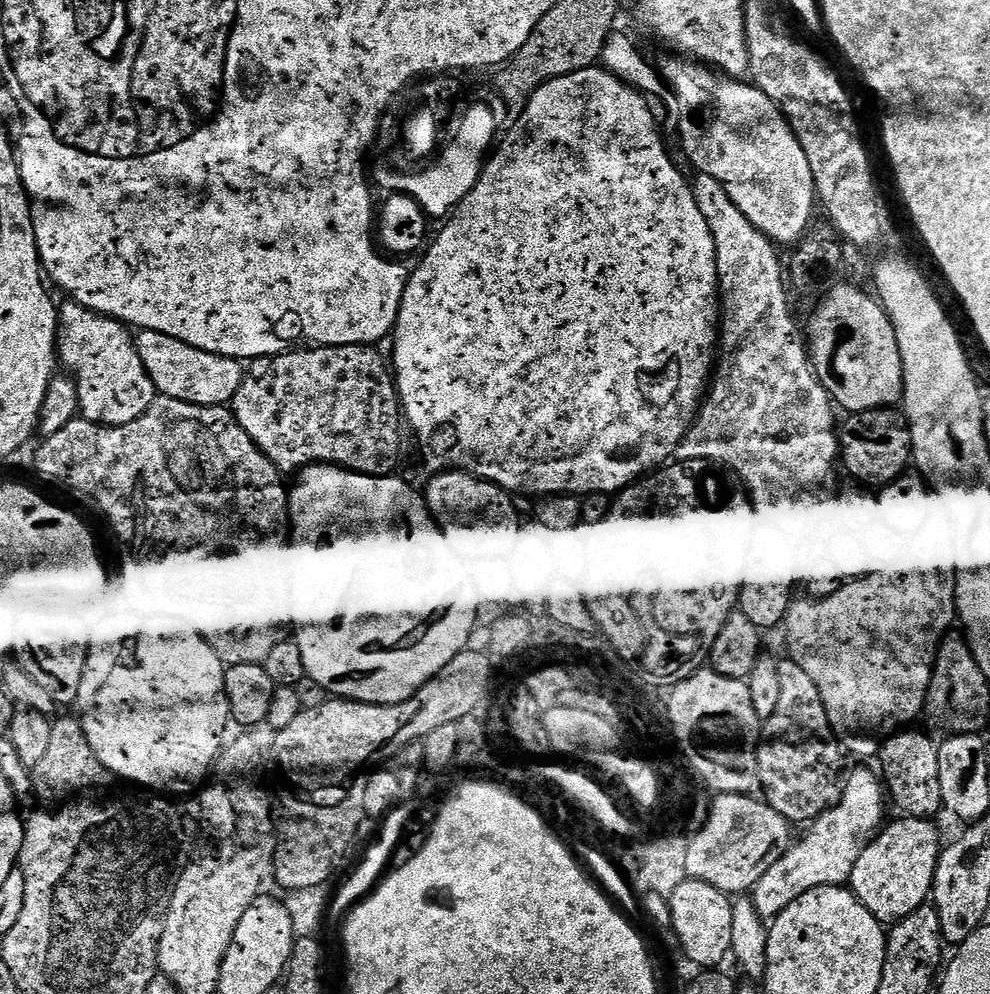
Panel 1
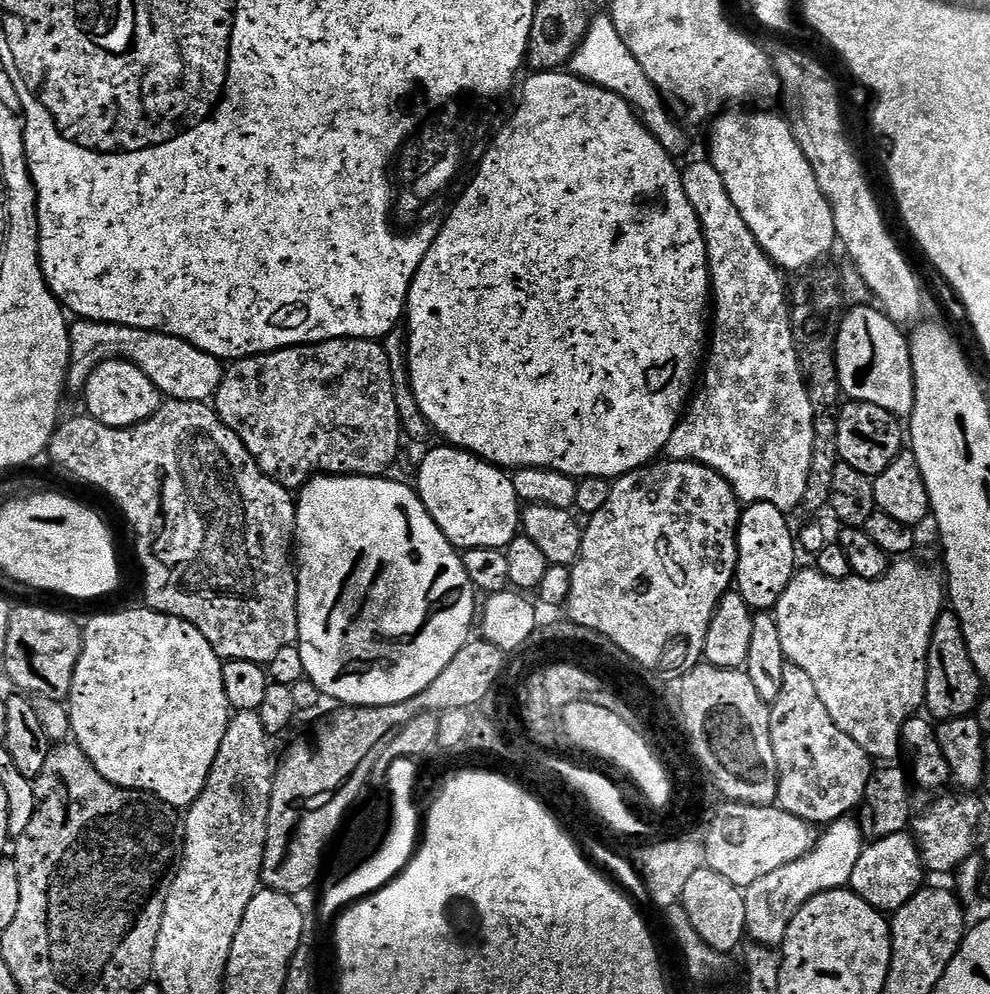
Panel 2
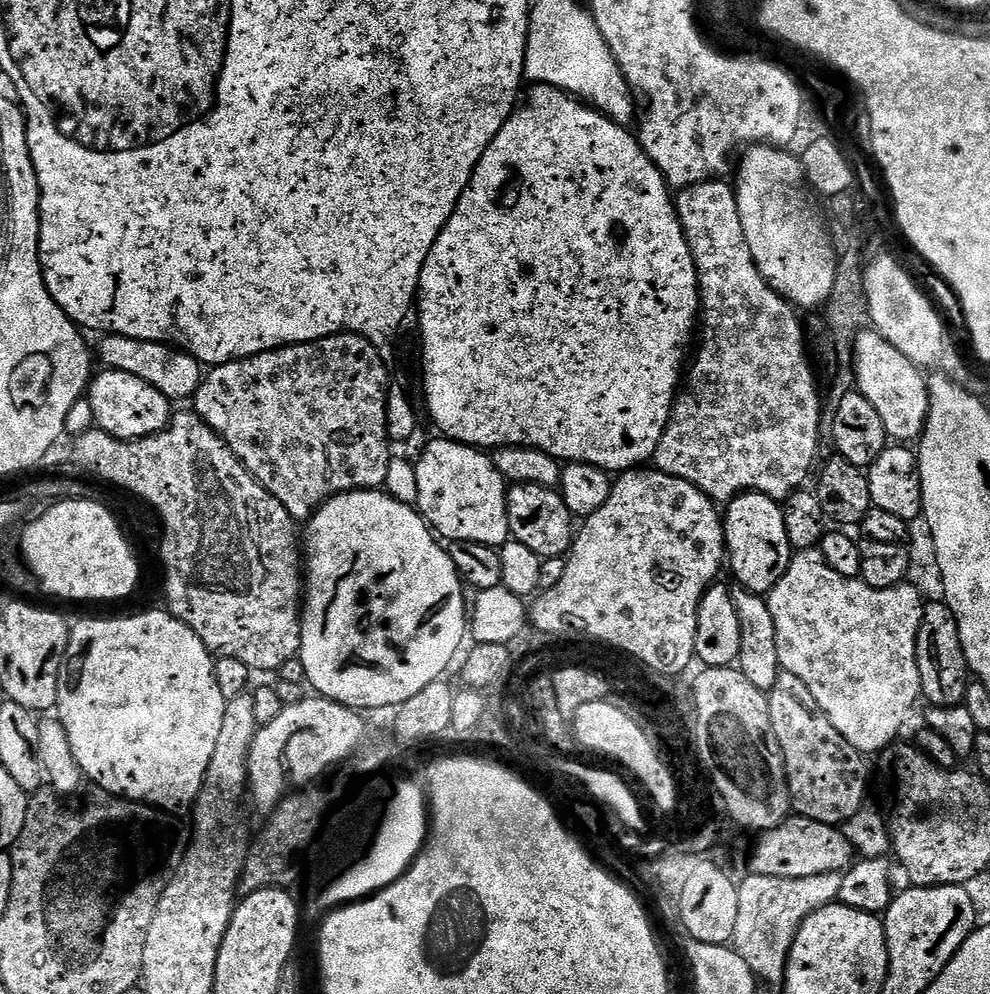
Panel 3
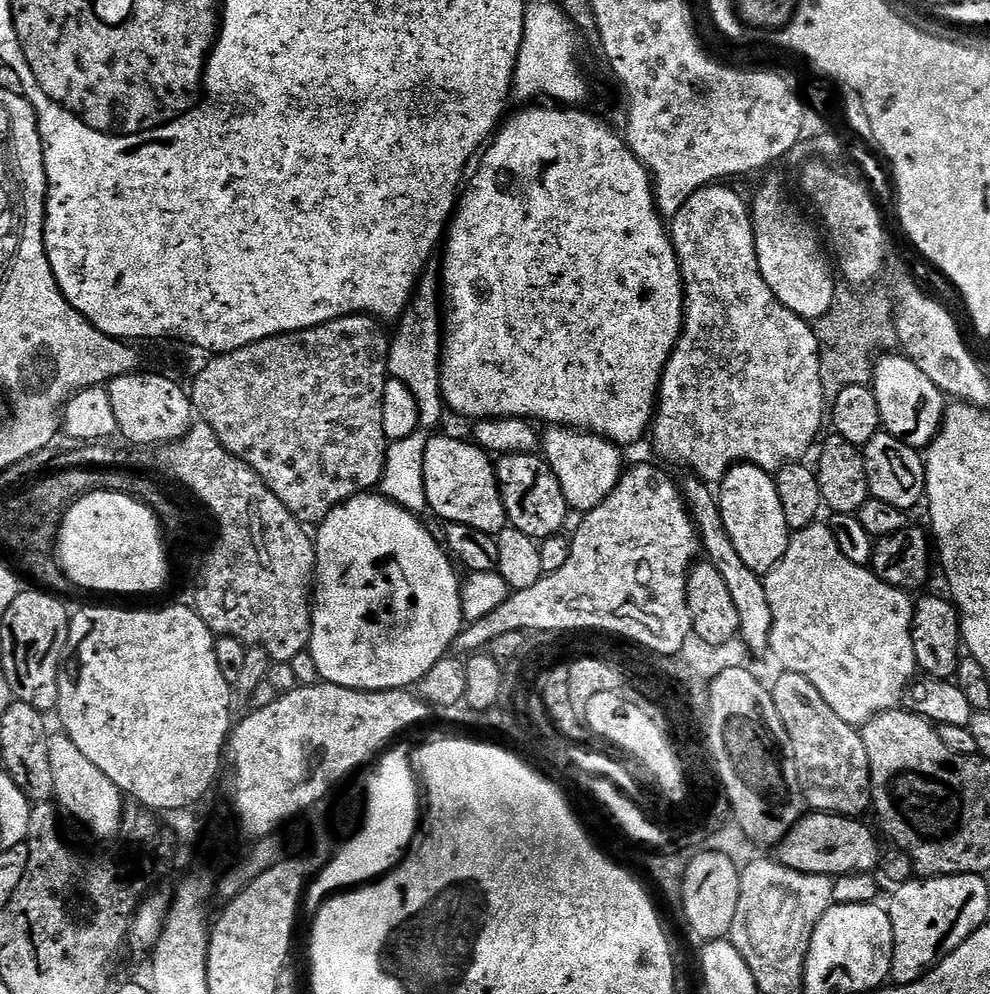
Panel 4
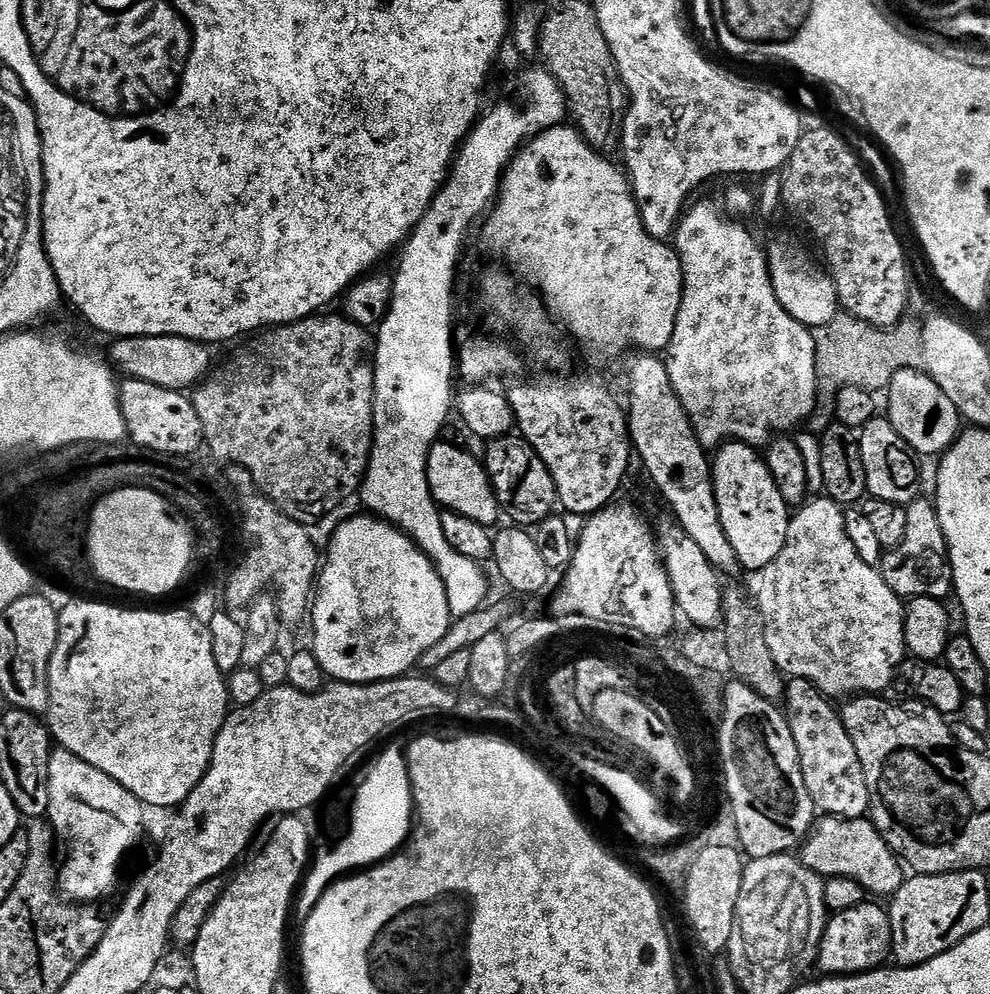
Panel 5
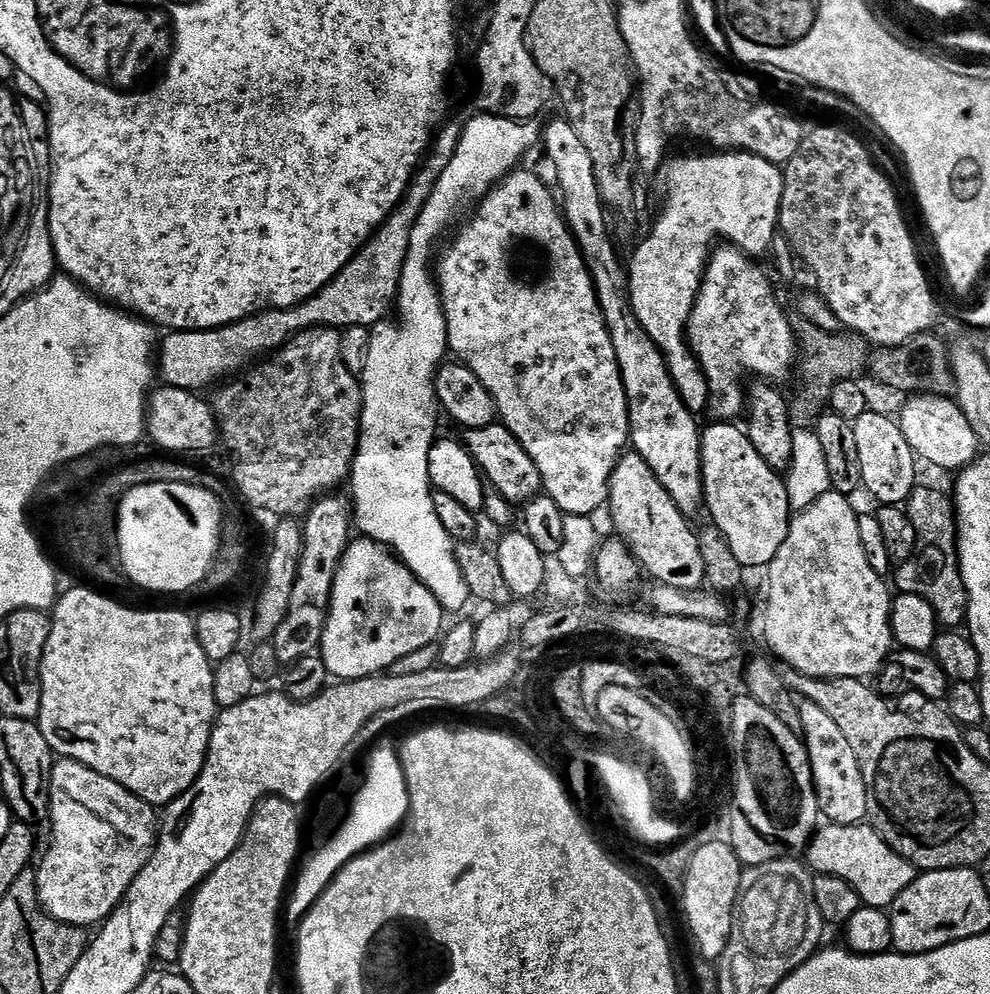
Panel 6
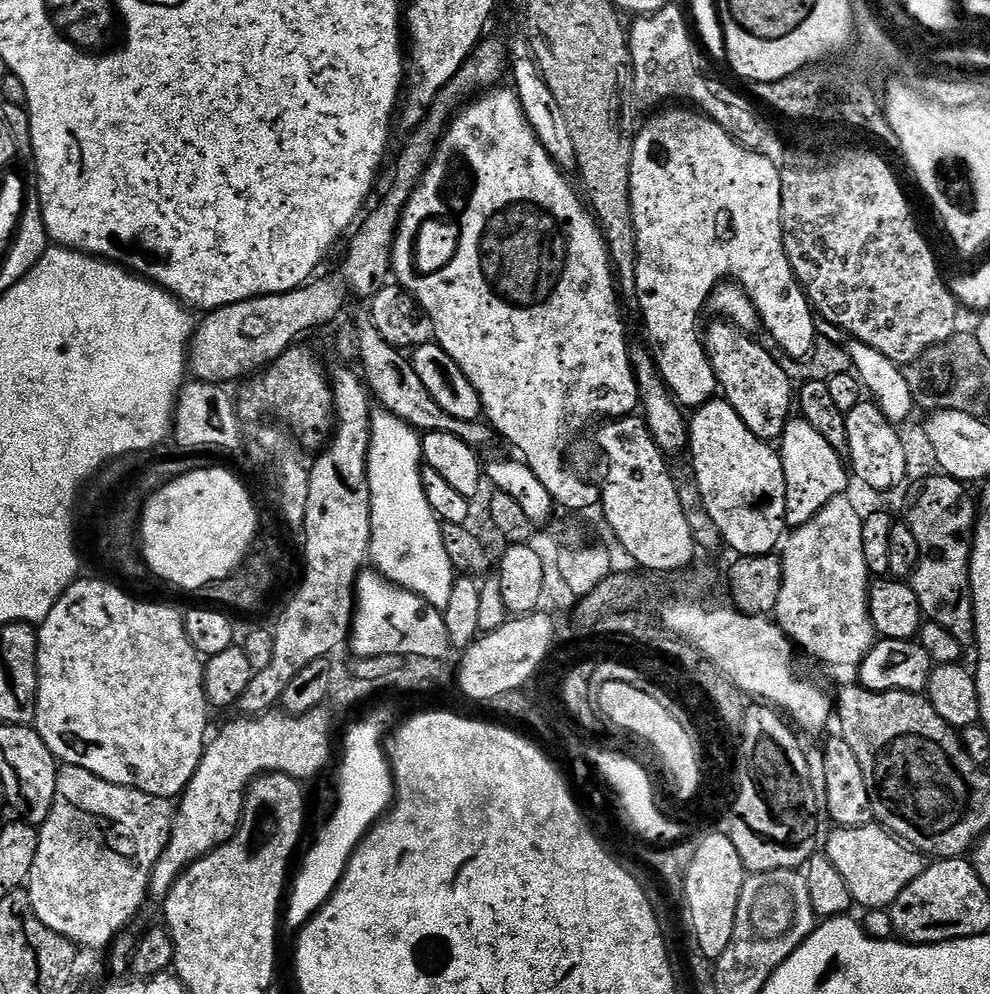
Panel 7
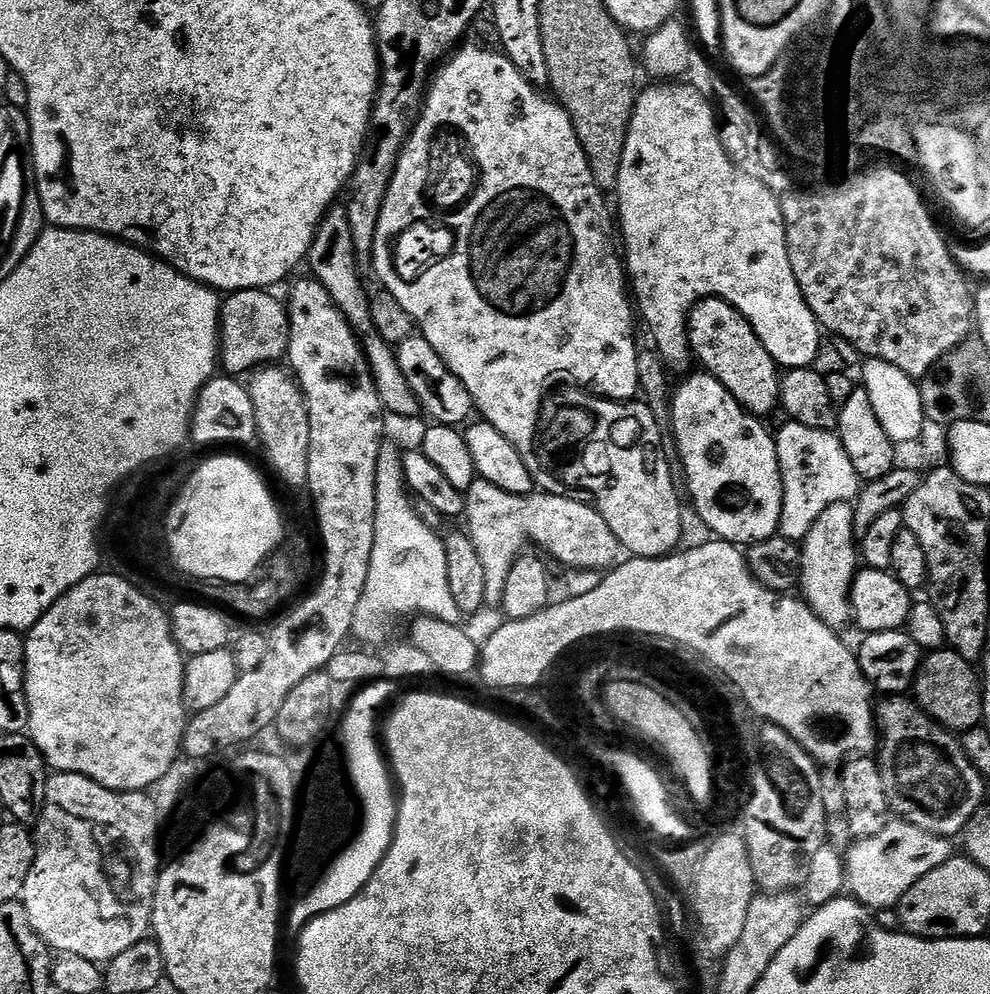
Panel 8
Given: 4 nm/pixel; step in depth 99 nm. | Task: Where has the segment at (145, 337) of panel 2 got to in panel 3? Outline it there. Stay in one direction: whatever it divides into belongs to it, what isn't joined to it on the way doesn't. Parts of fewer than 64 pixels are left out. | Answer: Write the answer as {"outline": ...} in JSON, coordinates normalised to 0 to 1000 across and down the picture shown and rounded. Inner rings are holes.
{"outline":[[[109,336],[105,343],[101,346],[101,354],[99,350],[99,362],[105,365],[104,369],[109,372],[116,372],[118,374],[130,374],[152,384],[162,394],[167,394],[172,400],[179,400],[178,398],[193,399],[198,393],[198,389],[202,386],[204,381],[204,367],[193,354],[183,352],[181,349],[175,348],[170,344],[163,344],[161,342],[140,342],[134,338],[122,338],[120,336]]]}

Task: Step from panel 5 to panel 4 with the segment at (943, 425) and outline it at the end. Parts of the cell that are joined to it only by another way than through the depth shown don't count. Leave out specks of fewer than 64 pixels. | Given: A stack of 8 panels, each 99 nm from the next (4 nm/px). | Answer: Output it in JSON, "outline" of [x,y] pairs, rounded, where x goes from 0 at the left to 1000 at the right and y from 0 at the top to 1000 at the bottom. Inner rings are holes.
{"outline":[[[893,356],[884,363],[883,377],[880,391],[887,400],[889,426],[892,434],[898,435],[903,441],[915,445],[915,449],[926,453],[936,452],[942,441],[949,435],[949,426],[954,423],[956,409],[955,395],[927,368],[922,362],[912,356]]]}

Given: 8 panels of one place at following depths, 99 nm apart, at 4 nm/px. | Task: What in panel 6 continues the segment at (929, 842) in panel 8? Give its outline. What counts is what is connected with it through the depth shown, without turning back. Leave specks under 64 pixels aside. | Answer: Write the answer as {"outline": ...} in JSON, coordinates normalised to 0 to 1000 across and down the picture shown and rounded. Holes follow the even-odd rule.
{"outline":[[[877,827],[871,829],[833,828],[816,848],[815,861],[815,872],[821,878],[851,883],[851,887],[859,887],[859,891],[867,895],[870,910],[879,913],[900,914],[907,899],[911,899],[915,891],[922,889],[927,880],[927,874],[915,863],[911,863],[911,859],[903,856]]]}

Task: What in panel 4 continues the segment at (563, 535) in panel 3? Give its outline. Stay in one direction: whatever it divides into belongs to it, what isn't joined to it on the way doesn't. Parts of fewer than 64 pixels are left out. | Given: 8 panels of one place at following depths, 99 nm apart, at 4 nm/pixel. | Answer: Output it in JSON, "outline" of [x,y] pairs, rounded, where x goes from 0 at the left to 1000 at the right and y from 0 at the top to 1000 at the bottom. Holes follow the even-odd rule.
{"outline":[[[535,455],[515,457],[504,460],[500,468],[501,483],[505,487],[505,500],[513,518],[513,527],[527,533],[527,537],[542,545],[567,538],[575,509],[572,497],[568,497],[568,489],[564,489],[564,481],[560,481],[560,473],[556,473],[548,458]]]}

